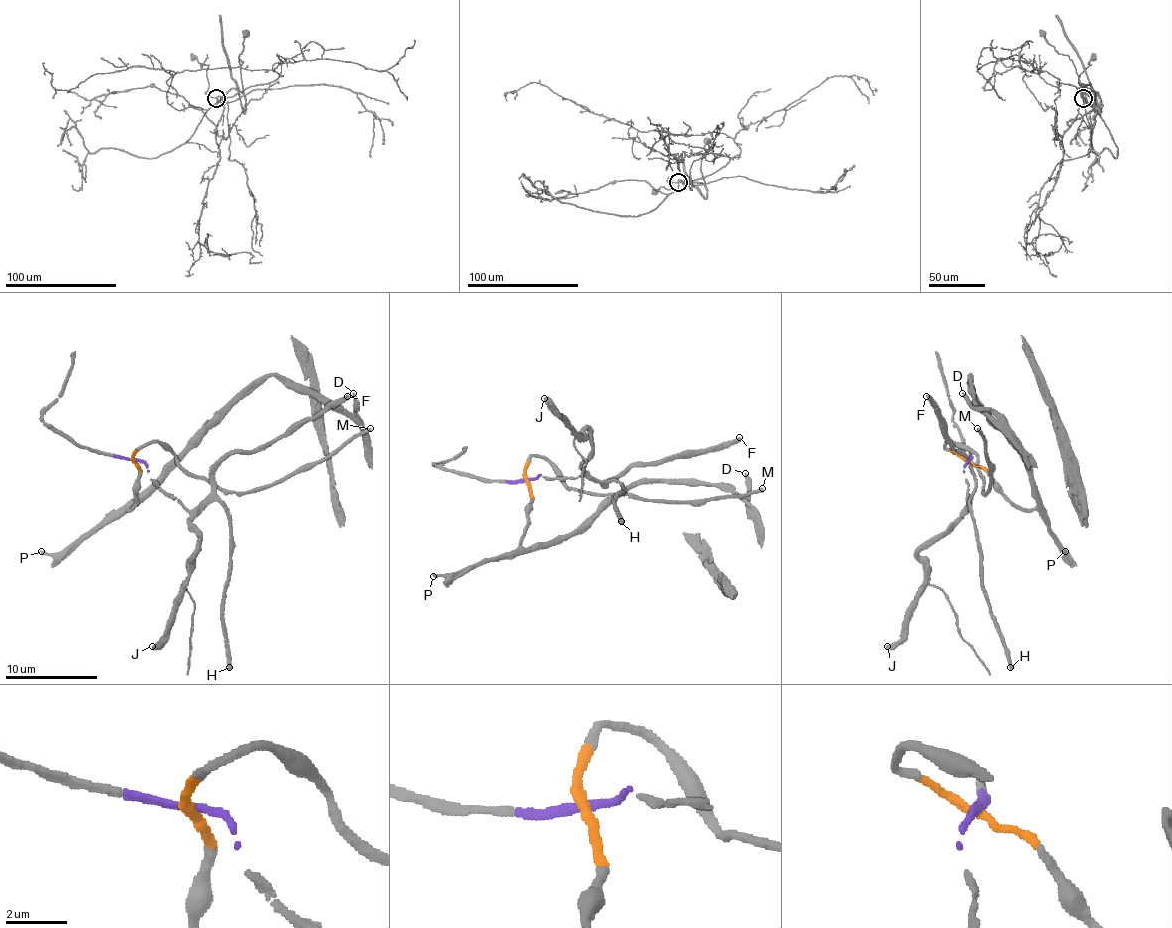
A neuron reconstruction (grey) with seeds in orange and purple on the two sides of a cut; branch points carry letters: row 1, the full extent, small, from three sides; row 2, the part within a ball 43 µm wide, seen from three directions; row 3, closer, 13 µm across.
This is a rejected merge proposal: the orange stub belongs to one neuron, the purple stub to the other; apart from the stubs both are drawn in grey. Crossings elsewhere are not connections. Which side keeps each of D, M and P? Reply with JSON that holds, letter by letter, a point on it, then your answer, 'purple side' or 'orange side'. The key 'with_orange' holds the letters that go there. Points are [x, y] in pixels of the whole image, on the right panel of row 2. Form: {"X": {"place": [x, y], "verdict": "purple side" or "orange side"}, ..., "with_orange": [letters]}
{"D": {"place": [962, 393], "verdict": "orange side"}, "M": {"place": [977, 428], "verdict": "orange side"}, "P": {"place": [1065, 551], "verdict": "orange side"}, "with_orange": ["D", "M", "P"]}

